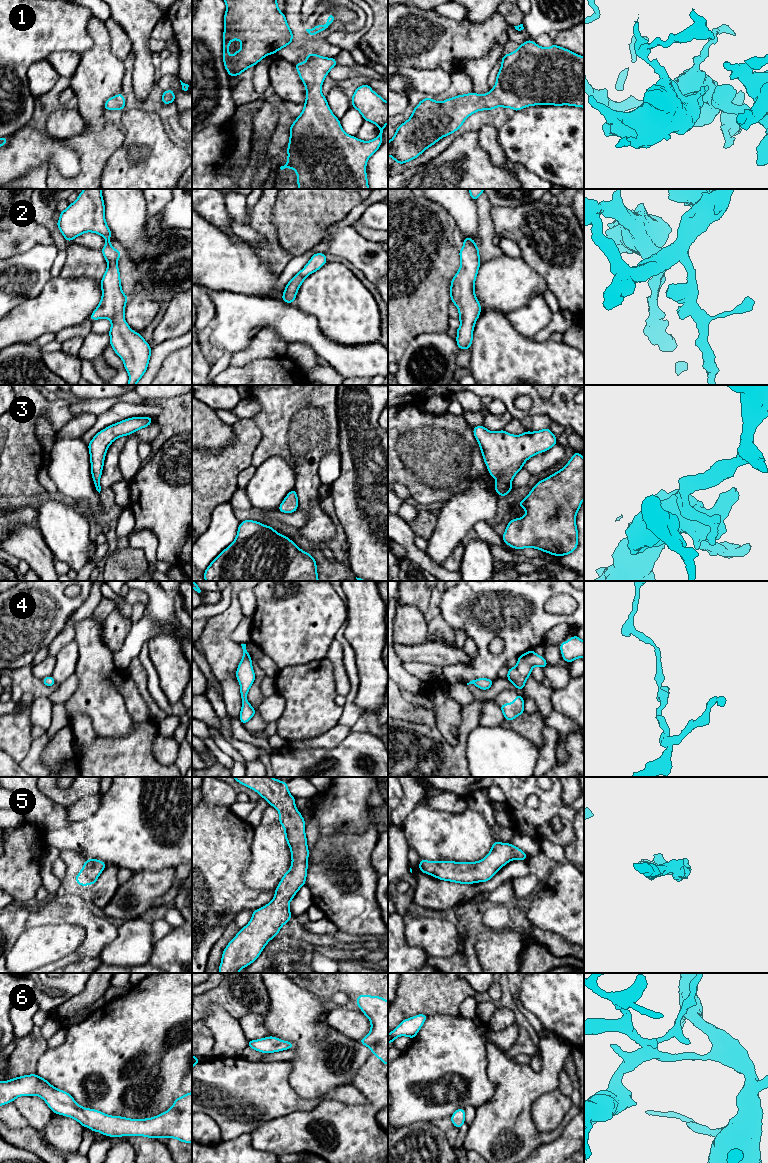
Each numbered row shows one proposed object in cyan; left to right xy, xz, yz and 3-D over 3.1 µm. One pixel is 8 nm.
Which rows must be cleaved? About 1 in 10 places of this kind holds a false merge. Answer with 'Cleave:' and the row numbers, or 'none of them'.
Cleave: none of them

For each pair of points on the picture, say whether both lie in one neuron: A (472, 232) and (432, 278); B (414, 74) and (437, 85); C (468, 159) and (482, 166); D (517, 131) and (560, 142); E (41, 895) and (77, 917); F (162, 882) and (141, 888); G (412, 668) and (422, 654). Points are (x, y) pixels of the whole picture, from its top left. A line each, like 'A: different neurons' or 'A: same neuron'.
A: different neurons
B: same neuron
C: same neuron
D: same neuron
E: different neurons
F: same neuron
G: different neurons

